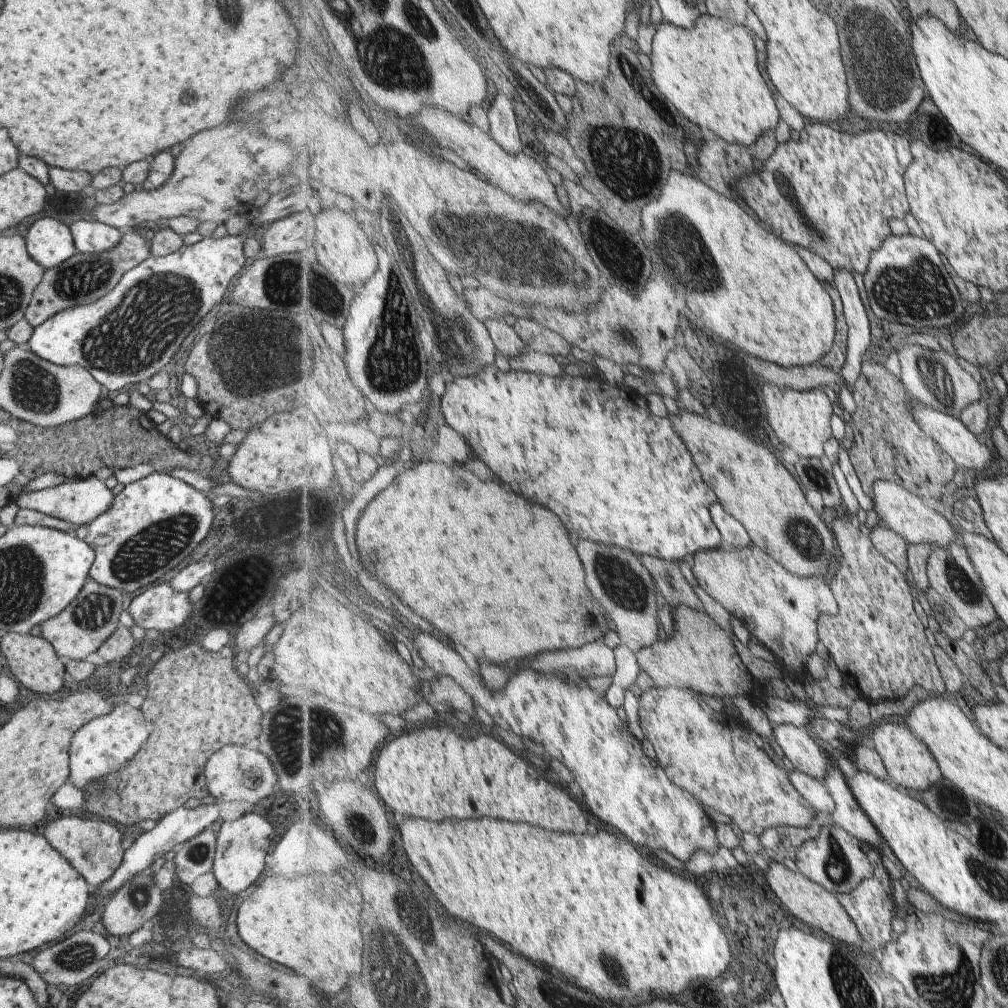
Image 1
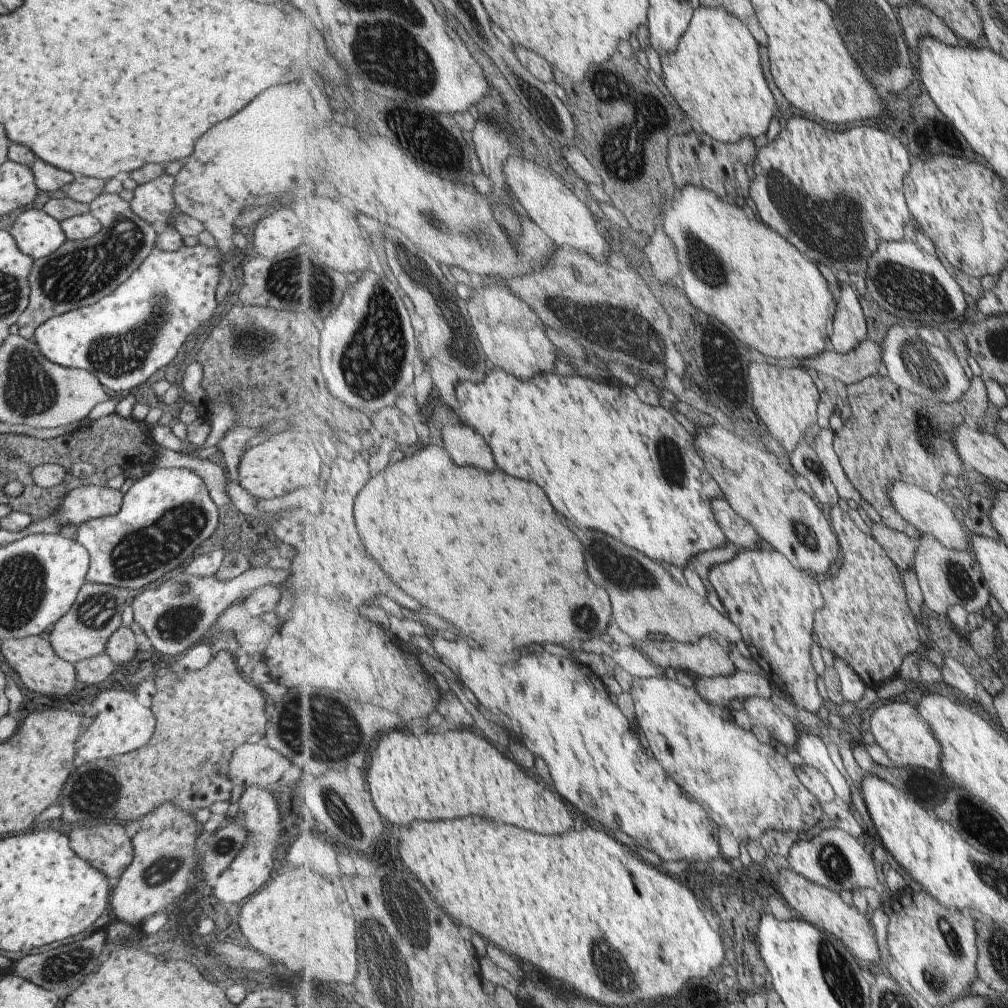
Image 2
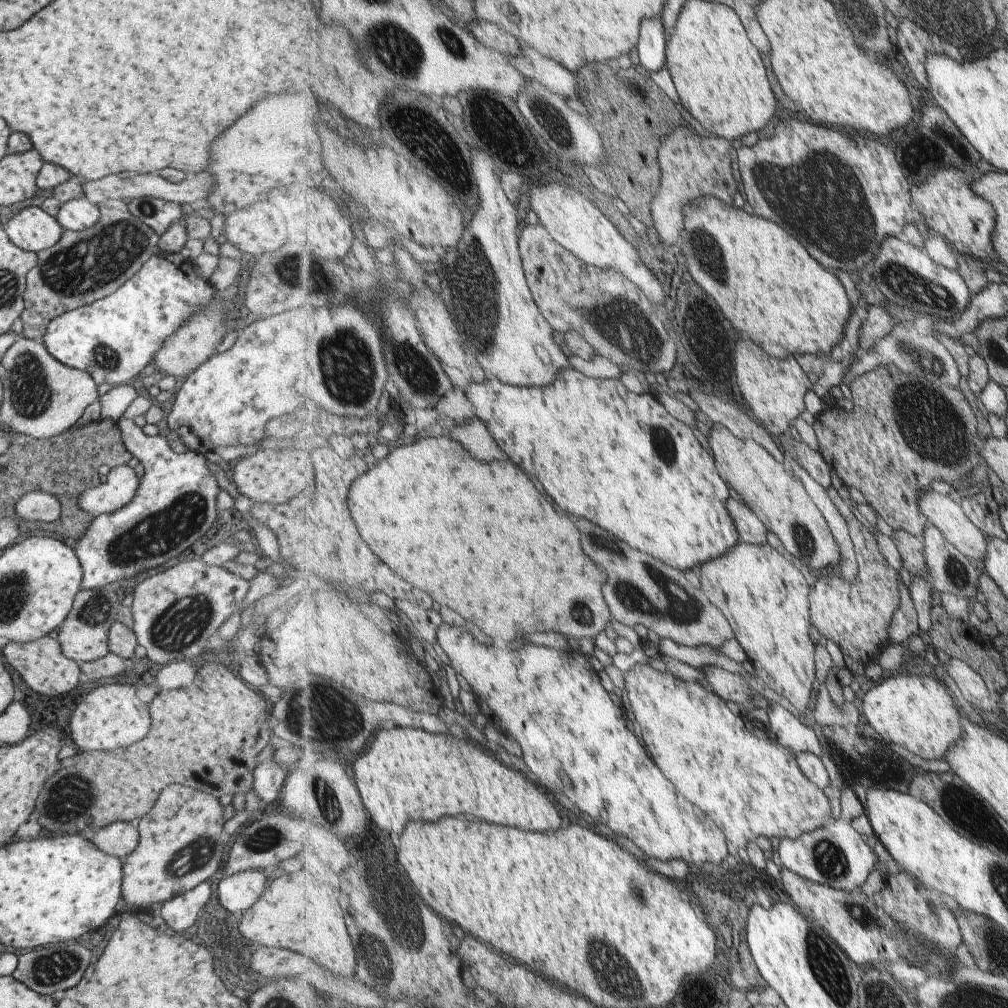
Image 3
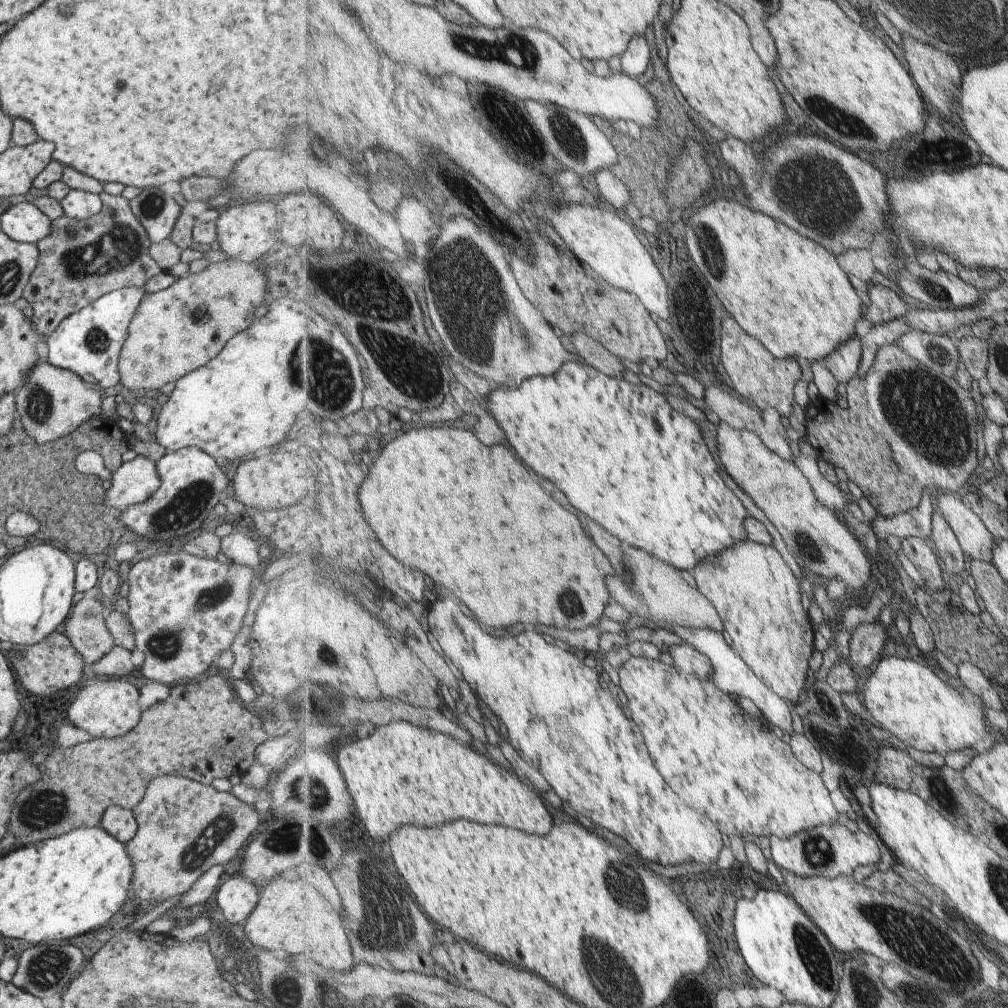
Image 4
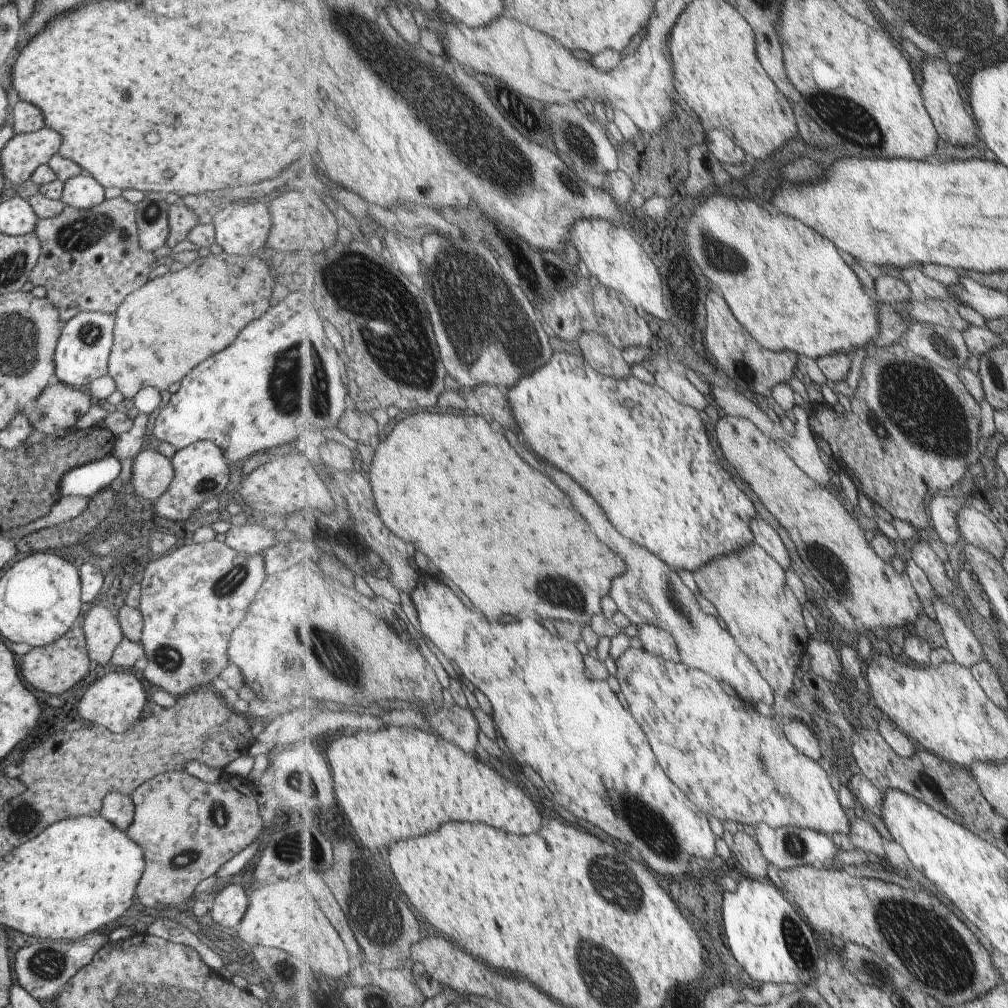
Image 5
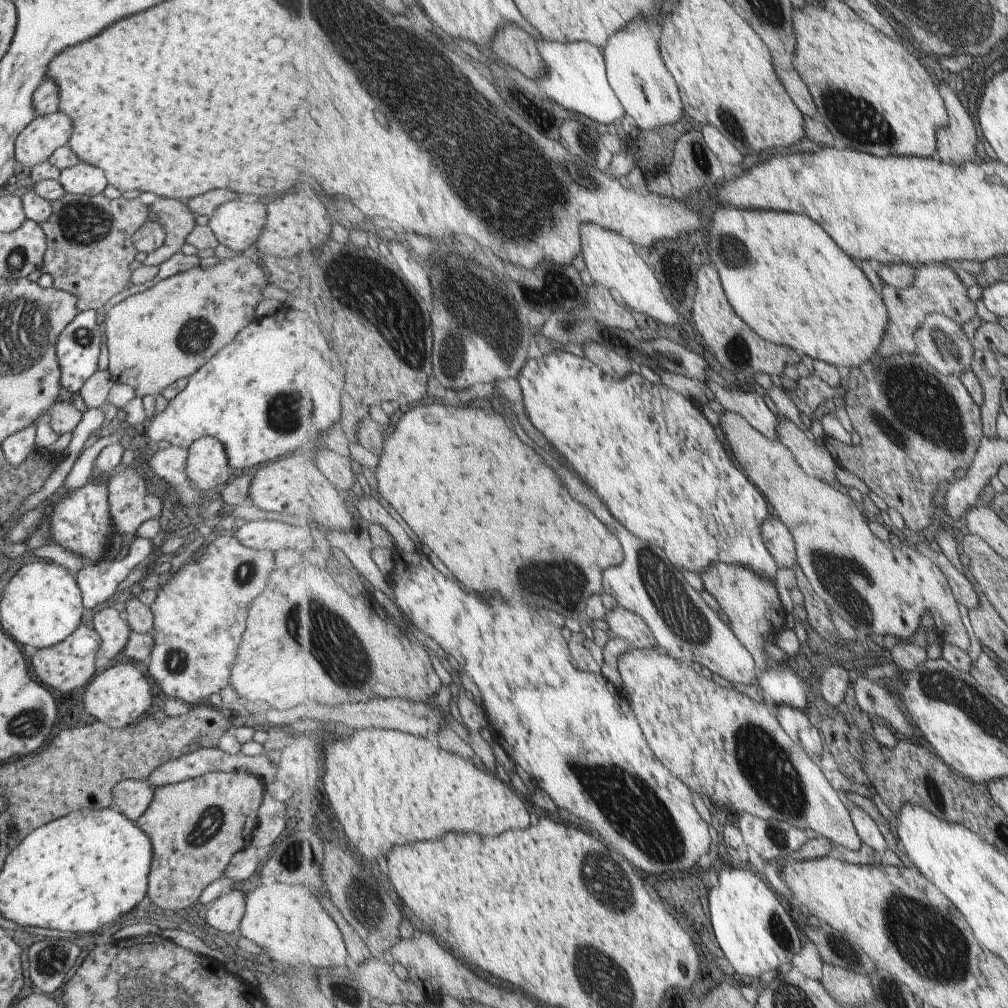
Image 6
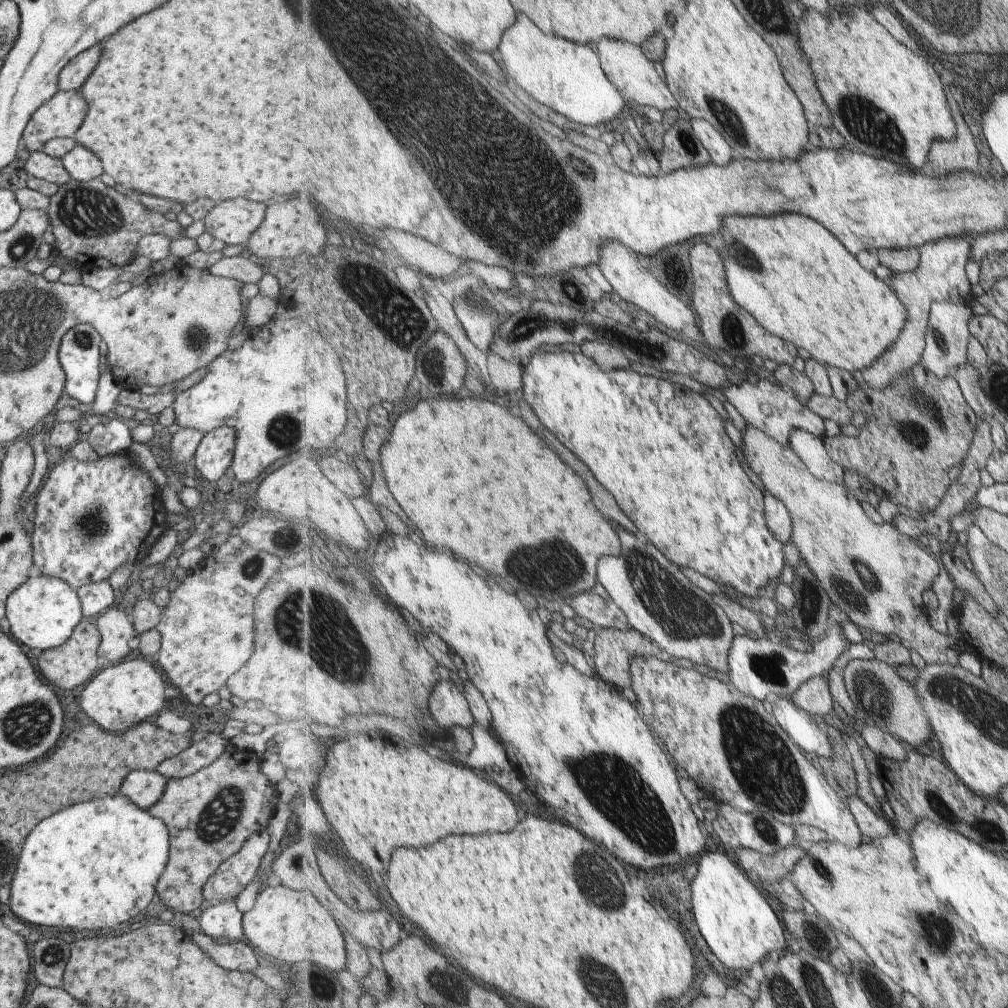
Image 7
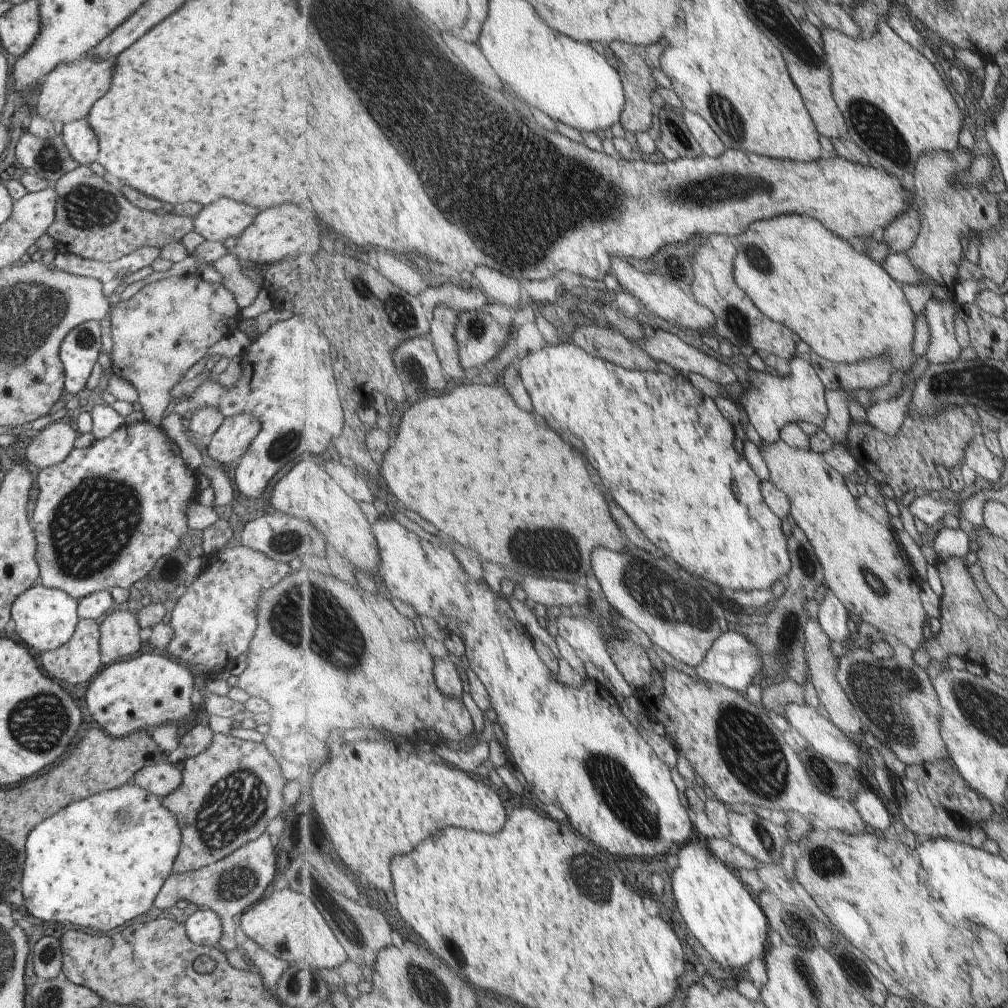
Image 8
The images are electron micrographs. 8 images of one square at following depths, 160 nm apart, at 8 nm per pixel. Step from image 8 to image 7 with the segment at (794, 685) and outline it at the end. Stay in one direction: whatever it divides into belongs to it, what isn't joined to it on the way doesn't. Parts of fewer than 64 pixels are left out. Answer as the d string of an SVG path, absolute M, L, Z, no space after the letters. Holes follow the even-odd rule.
M813 676L797 693L793 695L793 702L811 714L820 714L827 719L827 715L833 710L833 694L831 684L823 676Z

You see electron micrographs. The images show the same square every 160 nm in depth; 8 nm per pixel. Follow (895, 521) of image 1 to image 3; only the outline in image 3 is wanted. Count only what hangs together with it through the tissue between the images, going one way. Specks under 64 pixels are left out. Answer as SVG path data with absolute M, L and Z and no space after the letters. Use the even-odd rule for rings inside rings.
M931 490L922 496L919 506L929 523L937 526L971 562L980 564L985 558L986 538L967 520L962 504L953 502L946 494Z

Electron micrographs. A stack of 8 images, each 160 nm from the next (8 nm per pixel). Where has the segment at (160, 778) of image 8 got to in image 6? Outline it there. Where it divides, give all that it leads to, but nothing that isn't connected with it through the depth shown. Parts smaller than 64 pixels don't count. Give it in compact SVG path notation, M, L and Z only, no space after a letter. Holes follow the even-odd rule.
M123 780L113 786L113 800L117 804L117 810L121 810L121 814L125 814L134 823L145 812L151 794L151 786L141 780Z

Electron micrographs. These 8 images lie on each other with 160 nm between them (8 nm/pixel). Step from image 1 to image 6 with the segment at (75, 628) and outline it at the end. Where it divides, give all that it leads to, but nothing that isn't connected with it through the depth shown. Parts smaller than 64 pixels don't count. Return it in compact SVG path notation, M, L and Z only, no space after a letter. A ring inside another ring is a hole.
M110 606L101 608L93 613L91 626L99 637L97 658L118 659L131 633L127 622L121 618L120 612Z

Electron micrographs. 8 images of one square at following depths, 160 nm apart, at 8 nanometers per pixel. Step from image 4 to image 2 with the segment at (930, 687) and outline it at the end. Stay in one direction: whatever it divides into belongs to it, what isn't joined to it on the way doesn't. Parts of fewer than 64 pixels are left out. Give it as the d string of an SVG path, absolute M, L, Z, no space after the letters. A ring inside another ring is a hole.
M891 699L889 704L883 705L873 712L871 717L871 732L875 742L885 750L887 756L899 768L925 768L939 770L942 763L943 747L933 734L929 723L921 716L919 707L911 706L904 700Z

